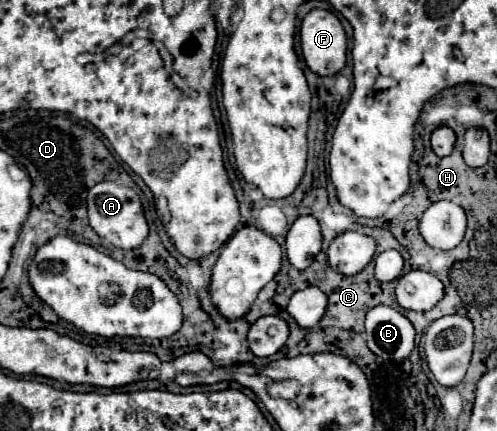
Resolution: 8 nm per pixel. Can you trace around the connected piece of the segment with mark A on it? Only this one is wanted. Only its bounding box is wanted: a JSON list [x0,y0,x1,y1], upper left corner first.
[88,181,148,249]

